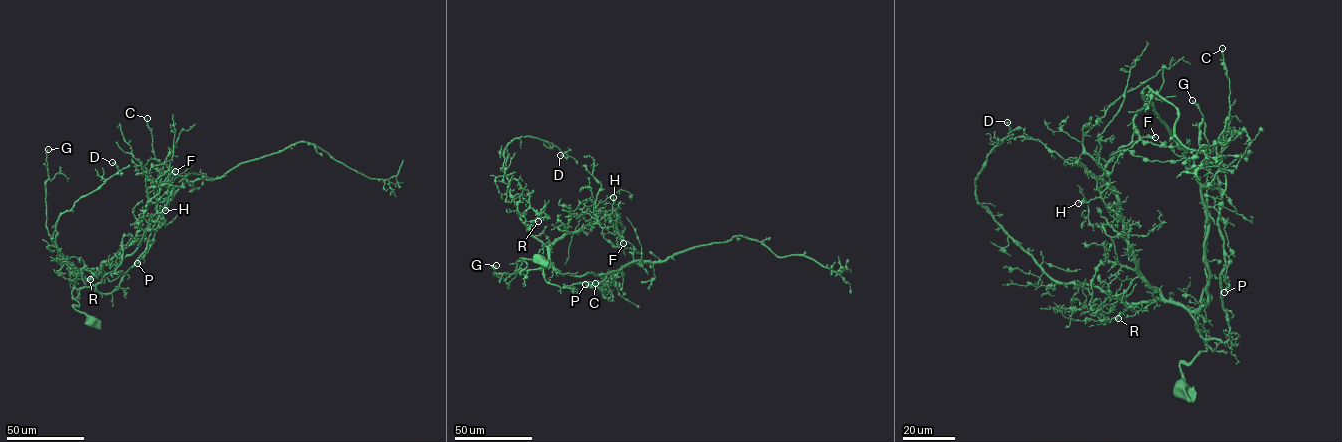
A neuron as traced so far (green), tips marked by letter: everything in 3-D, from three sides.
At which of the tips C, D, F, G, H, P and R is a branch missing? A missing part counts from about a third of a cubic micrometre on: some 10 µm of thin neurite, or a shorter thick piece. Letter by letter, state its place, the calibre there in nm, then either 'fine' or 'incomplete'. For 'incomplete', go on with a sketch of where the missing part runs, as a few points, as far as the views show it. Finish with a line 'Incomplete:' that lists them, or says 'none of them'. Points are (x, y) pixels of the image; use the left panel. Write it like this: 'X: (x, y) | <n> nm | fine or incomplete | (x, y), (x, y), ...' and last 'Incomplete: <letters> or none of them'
C: (147, 118) | 240 nm | fine
D: (112, 162) | 360 nm | fine
F: (175, 171) | 220 nm | incomplete
G: (48, 149) | 360 nm | incomplete
H: (165, 210) | 170 nm | fine
P: (137, 263) | 130 nm | fine
R: (90, 279) | 240 nm | fine
Incomplete: F, G

